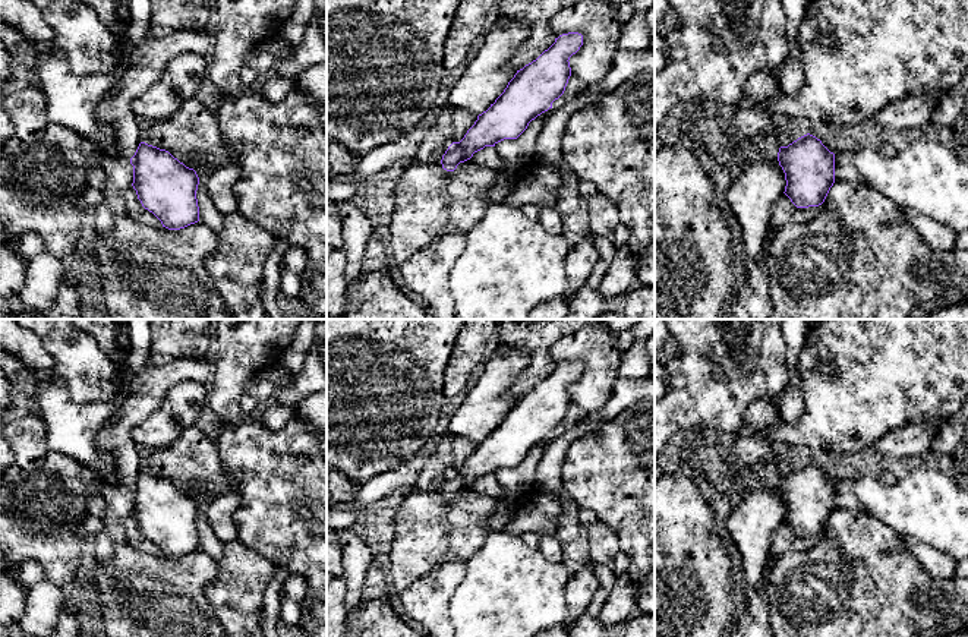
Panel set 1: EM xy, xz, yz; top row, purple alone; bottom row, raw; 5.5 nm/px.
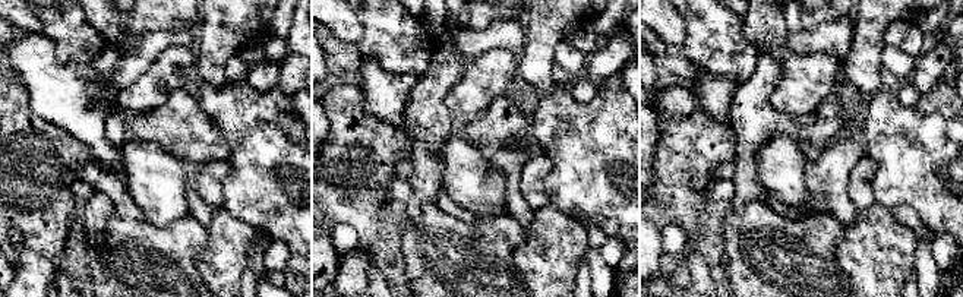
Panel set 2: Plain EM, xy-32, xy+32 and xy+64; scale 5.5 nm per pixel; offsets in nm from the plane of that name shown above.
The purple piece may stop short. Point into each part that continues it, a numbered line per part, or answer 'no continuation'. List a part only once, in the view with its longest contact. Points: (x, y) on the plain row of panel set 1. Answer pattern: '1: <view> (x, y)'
no continuation

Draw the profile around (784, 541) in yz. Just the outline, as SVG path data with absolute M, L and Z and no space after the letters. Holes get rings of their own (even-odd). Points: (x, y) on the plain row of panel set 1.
M782 521L773 534L772 554L778 556L785 552L804 551L807 548L811 548L820 536L822 533L797 536L791 530L791 527L785 521Z

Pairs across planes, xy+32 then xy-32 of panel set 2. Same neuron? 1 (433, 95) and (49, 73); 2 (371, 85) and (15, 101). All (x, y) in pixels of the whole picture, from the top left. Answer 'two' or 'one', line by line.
1: two
2: two

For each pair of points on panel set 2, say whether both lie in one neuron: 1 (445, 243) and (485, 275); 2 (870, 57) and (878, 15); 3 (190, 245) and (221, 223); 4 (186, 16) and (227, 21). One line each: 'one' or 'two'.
1: one
2: one
3: two
4: two

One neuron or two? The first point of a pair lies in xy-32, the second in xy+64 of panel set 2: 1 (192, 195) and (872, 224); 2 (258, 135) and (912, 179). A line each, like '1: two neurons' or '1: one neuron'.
1: two neurons
2: one neuron

